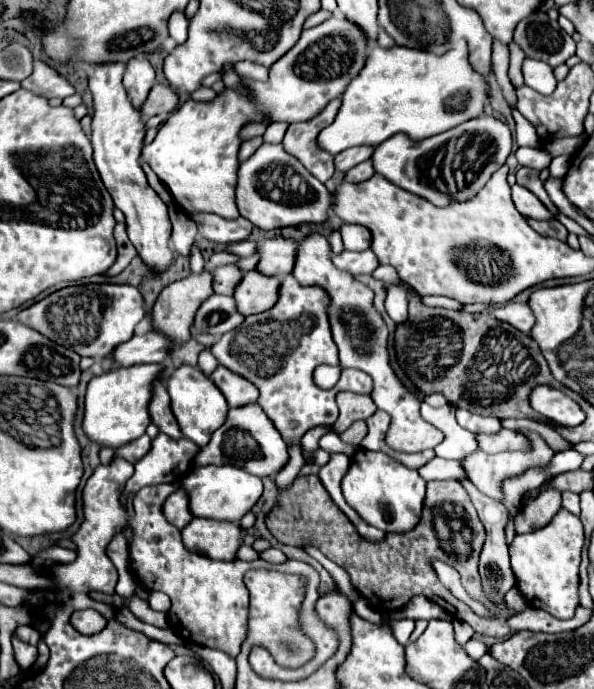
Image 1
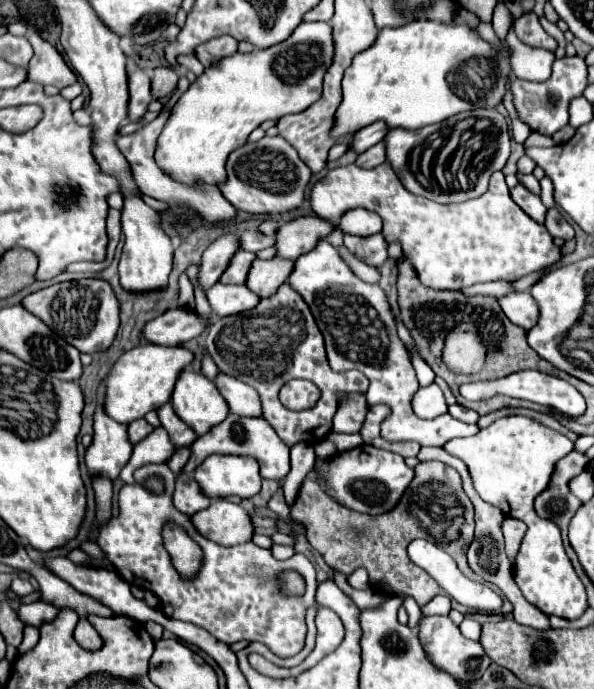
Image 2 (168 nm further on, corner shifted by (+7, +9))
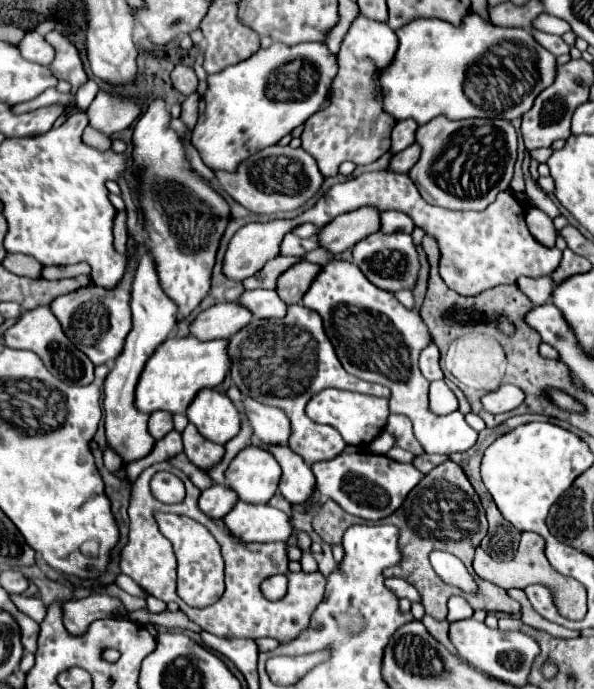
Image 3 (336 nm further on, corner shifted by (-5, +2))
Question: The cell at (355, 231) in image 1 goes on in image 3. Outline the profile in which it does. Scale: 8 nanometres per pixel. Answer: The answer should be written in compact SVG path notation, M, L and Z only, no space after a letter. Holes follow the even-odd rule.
M384 211L380 213L380 231L382 233L412 233L414 223L408 215L400 211Z

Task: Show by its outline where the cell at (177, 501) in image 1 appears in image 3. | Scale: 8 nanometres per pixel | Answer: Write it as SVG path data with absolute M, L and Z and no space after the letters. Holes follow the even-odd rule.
M212 485L200 493L198 507L204 515L212 519L222 519L238 501L238 495L230 487L222 485Z

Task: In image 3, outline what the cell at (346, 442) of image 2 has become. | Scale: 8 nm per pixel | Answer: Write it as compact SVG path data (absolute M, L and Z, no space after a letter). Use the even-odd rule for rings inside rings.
M382 431L366 449L372 451L372 453L388 453L390 449L394 447L394 441L392 441L392 435L388 435L386 431Z

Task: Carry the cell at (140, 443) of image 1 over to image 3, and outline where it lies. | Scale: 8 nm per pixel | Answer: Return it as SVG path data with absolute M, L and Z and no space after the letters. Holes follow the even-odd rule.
M156 411L156 415L150 415L148 431L154 439L162 439L166 433L172 431L172 415L164 415L164 411Z

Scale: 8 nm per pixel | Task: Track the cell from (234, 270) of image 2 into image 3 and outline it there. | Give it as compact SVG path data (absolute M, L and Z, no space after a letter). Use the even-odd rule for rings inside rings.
M278 255L278 257L270 259L256 275L244 279L242 285L244 285L244 289L274 289L278 275L284 273L290 265L294 265L298 261L300 261L300 257L282 257L282 255Z

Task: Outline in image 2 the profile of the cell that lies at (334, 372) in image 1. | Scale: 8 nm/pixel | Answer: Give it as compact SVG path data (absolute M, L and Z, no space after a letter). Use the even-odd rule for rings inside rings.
M320 240L312 252L300 256L288 284L312 308L314 320L324 336L330 368L338 372L360 370L370 380L370 390L366 394L368 404L388 404L392 408L392 414L382 422L382 436L386 440L416 440L422 446L444 446L448 440L474 436L480 430L476 424L464 424L450 414L442 414L436 420L420 420L412 412L410 400L418 390L418 378L396 334L396 316L388 298L380 286L362 282L334 246Z

